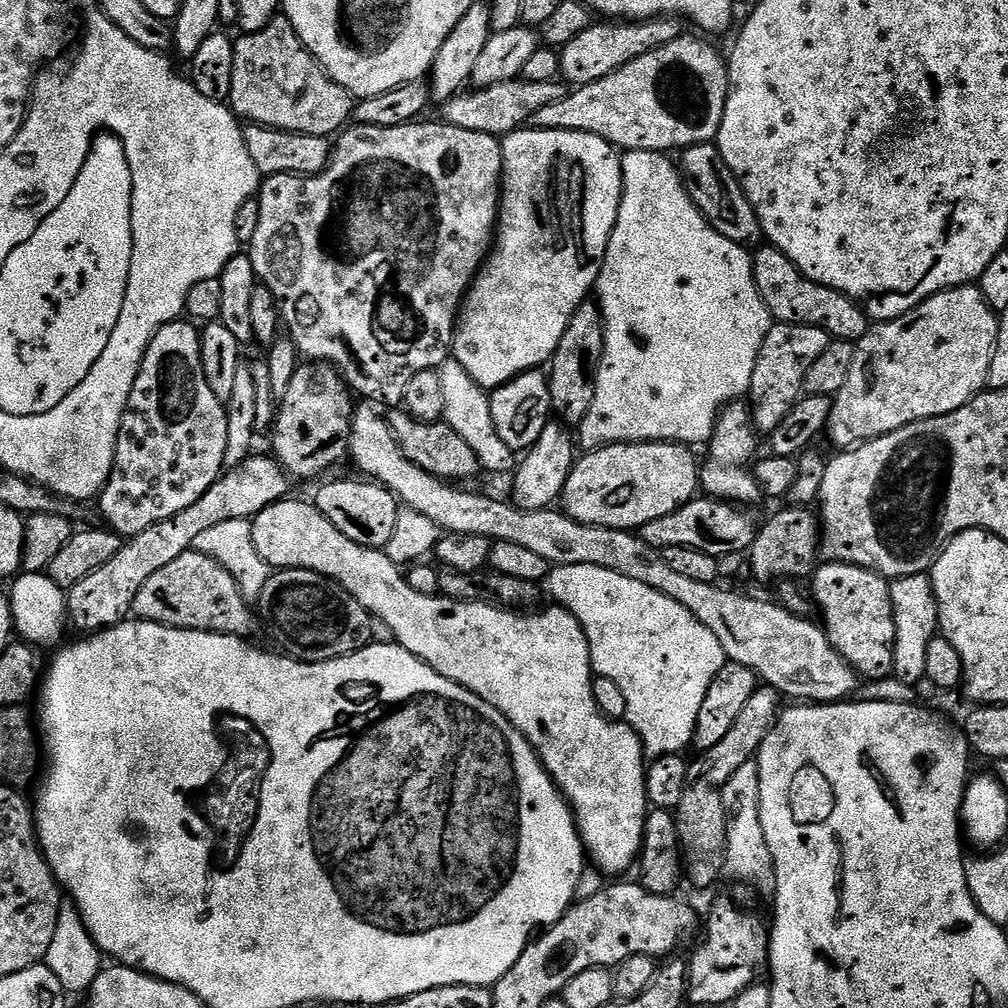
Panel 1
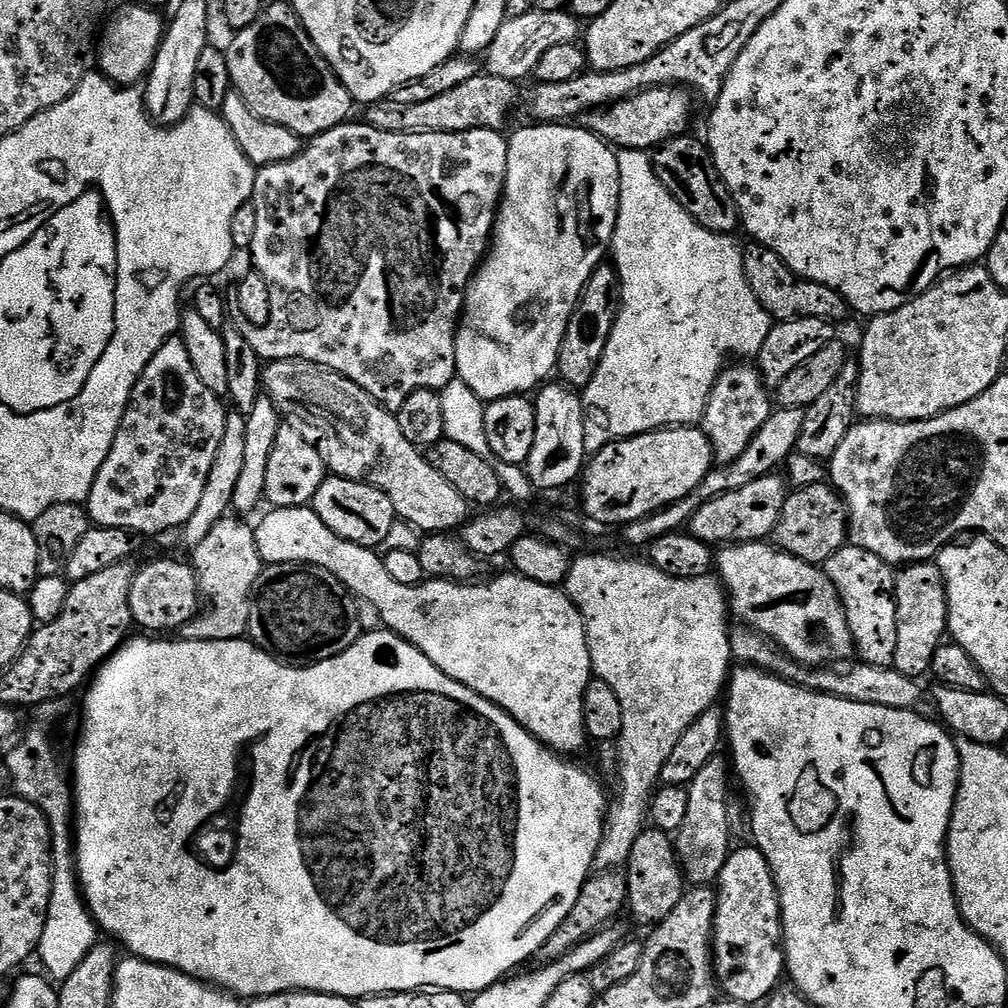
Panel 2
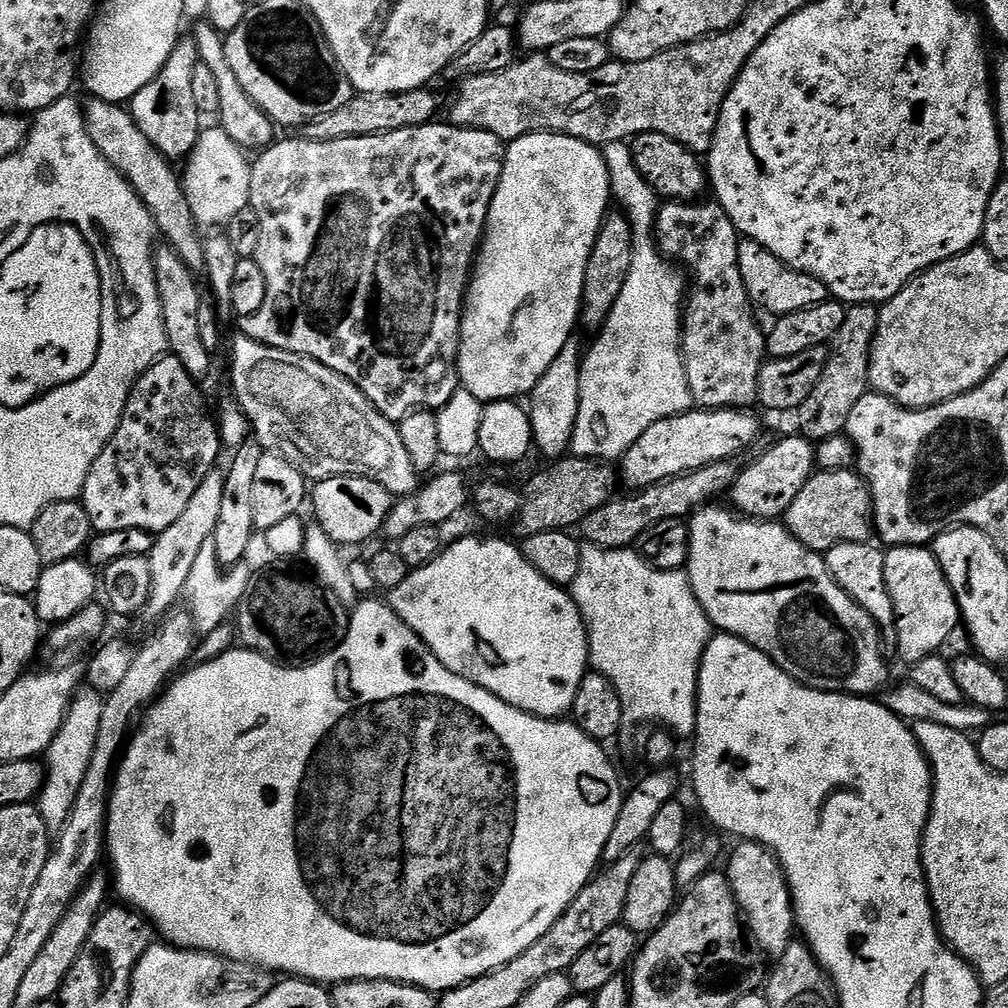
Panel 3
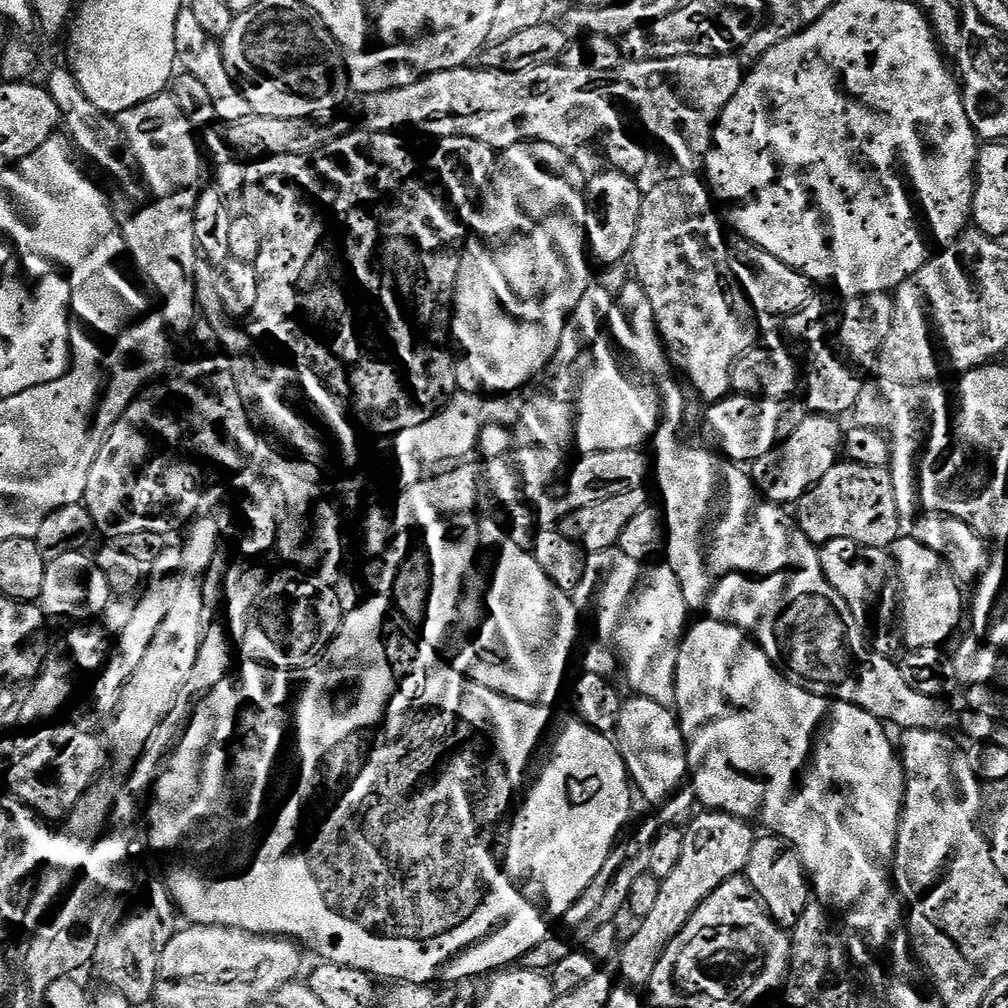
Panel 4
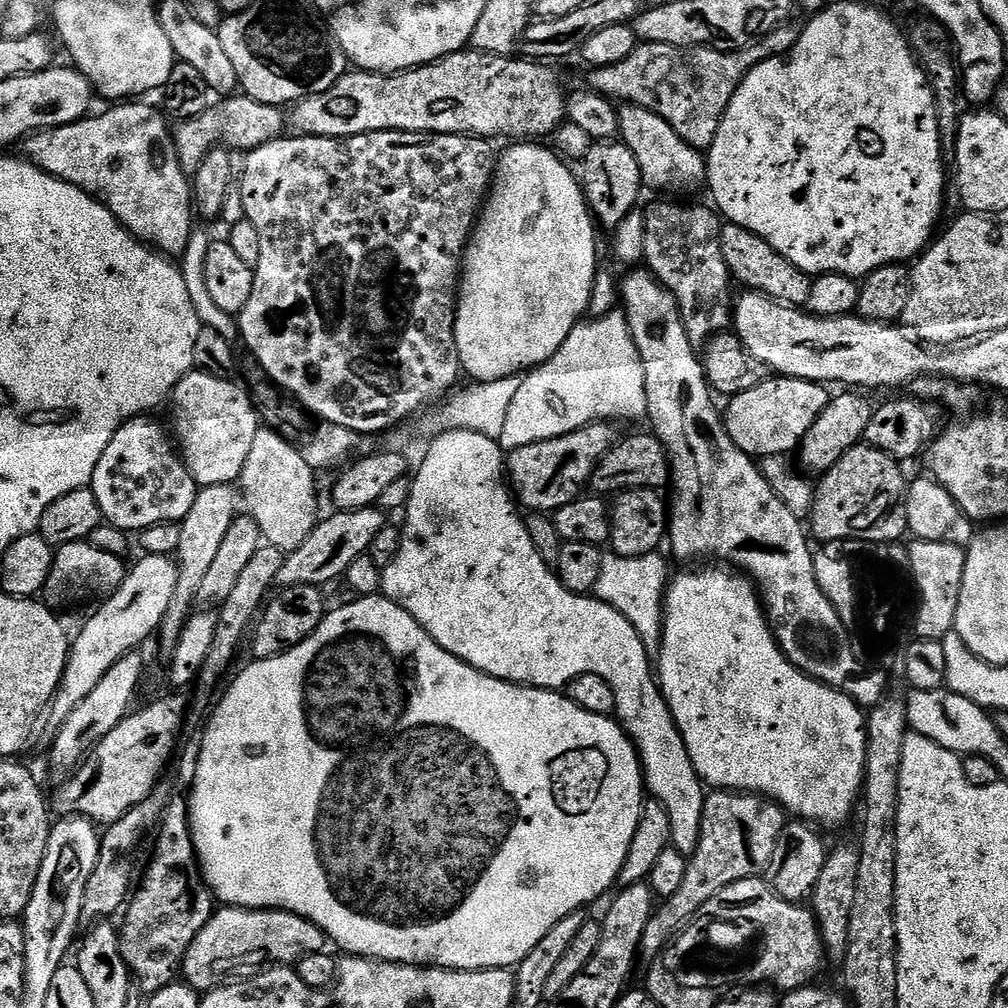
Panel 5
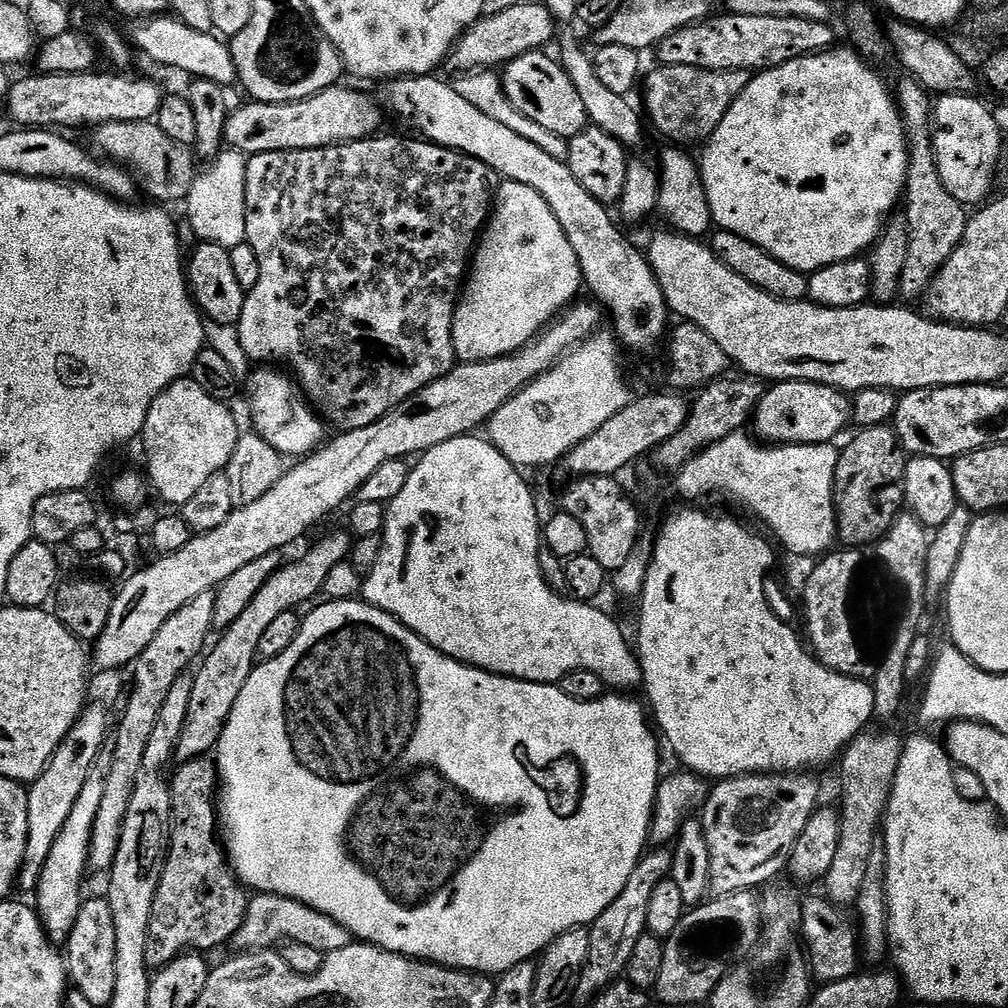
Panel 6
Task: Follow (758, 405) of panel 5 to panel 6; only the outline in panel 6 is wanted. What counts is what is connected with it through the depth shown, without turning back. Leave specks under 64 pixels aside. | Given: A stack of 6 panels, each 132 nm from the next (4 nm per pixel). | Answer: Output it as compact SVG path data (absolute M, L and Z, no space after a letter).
M809 380L776 382L765 391L762 402L756 407L755 435L769 445L827 444L850 424L852 405L849 397L838 388L815 384Z

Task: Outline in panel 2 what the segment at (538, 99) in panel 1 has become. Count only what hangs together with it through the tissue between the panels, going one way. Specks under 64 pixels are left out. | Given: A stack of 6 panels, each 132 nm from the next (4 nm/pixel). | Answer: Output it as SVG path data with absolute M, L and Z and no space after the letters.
M481 74L427 102L399 104L394 98L389 98L379 100L377 104L369 104L366 108L366 122L374 130L390 134L458 134L479 128L500 130L512 112L512 103L520 96L516 84L517 81L512 78Z

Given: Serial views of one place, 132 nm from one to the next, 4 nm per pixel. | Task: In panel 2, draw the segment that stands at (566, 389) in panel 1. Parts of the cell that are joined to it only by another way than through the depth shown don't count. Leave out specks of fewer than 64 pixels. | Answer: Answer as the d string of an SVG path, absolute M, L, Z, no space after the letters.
M601 262L590 274L574 306L572 317L566 326L566 334L562 338L562 346L558 350L555 371L558 376L560 372L559 379L569 388L583 390L594 378L602 362L606 342L610 342L610 334L614 330L618 313L620 313L620 279L611 263Z

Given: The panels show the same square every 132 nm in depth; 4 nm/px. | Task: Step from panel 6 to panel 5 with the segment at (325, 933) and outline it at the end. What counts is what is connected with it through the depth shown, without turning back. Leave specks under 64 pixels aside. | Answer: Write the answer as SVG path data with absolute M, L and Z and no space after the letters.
M221 907L213 911L210 922L198 934L184 959L183 983L189 984L195 992L207 994L215 988L223 988L233 982L243 982L259 976L269 966L295 966L310 954L337 951L336 944L314 922L293 912L279 912L277 908L234 908Z

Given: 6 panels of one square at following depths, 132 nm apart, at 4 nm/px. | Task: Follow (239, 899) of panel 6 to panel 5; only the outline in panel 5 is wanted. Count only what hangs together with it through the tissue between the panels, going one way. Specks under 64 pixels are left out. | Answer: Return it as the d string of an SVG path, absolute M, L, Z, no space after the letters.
M176 794L168 801L155 836L156 849L152 852L152 861L144 877L141 880L139 877L123 913L124 925L121 923L118 928L120 953L139 991L144 994L162 990L177 979L190 946L210 922L214 911L212 889L205 884L198 867L185 797Z

